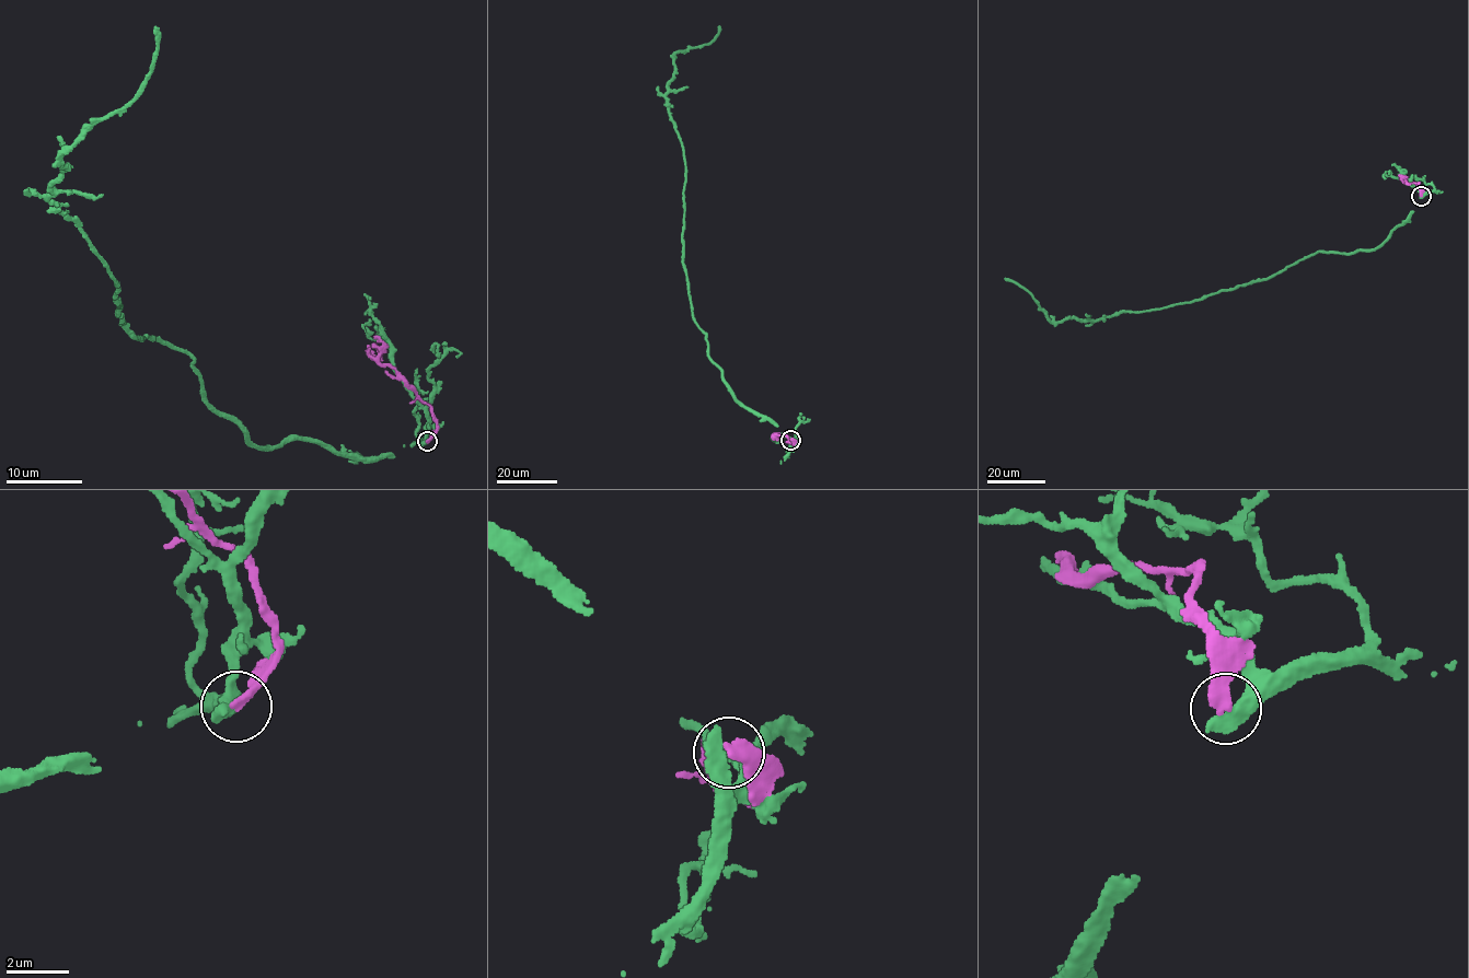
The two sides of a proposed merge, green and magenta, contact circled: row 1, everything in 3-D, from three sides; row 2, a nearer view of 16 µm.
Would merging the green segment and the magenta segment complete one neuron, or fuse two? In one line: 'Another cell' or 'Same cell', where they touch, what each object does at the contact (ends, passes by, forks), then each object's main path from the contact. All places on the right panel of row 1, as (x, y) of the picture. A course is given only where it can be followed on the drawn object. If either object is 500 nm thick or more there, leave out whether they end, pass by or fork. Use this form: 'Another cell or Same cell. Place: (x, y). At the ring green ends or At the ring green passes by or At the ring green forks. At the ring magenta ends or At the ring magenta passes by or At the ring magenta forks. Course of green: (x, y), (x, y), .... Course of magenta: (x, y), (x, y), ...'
Another cell. Place: (1421, 196). Course of green: (1421, 196), (1409, 220), (1372, 249), (1319, 252), (1265, 279), (1164, 307), (1052, 322), (1030, 294), (1005, 278). Course of magenta: (1421, 196), (1419, 184), (1403, 182), (1401, 175)

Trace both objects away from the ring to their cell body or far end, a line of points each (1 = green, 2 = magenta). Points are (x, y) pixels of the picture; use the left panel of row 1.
1: (427, 441), (264, 449), (192, 356), (123, 325), (107, 263), (47, 195), (138, 91), (154, 26)
2: (427, 441), (436, 429), (431, 409), (392, 368), (379, 360), (383, 344), (373, 338)

